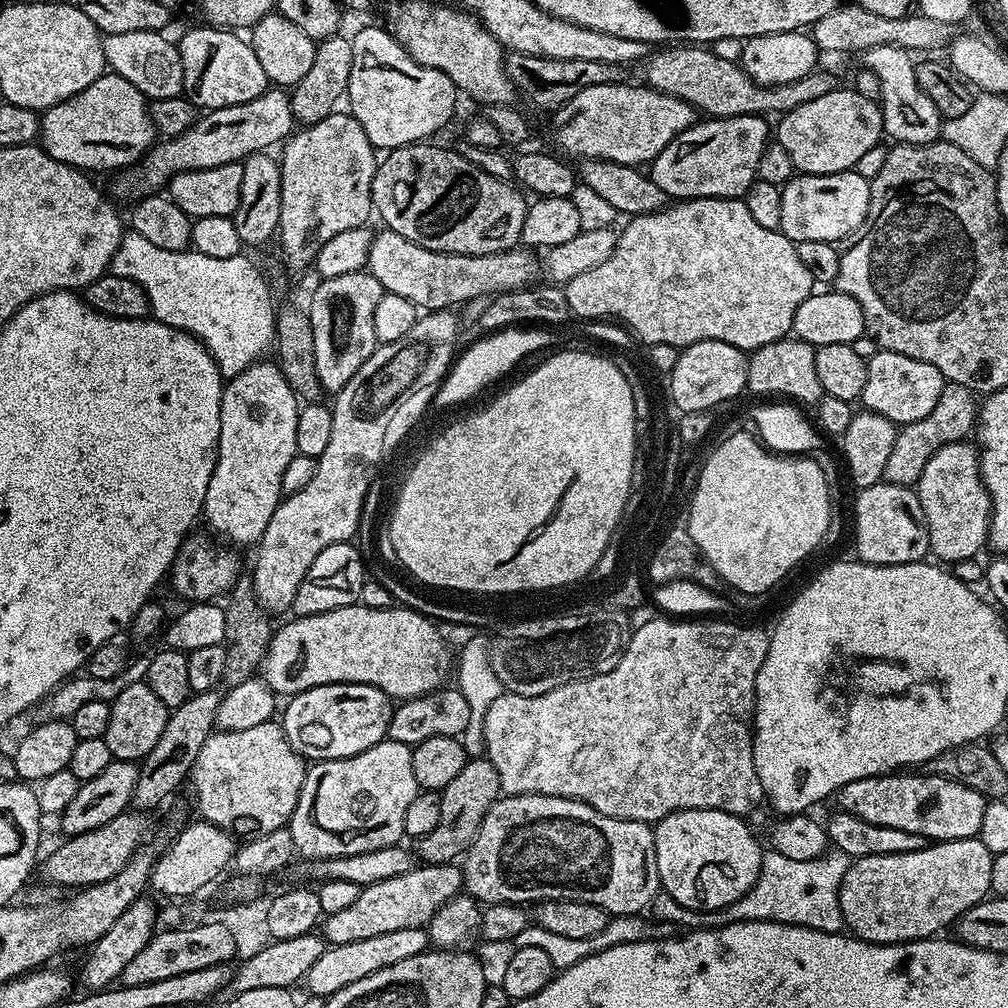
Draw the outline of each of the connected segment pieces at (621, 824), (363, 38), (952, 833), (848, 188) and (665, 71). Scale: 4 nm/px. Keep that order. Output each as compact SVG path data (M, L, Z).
M505 796L494 801L474 842L462 857L464 888L481 905L531 905L542 900L577 900L602 906L609 917L640 914L661 891L654 858L654 831L637 820L610 818L580 800L557 796Z
M387 27L364 28L351 37L353 61L346 93L350 115L366 130L373 148L391 150L427 141L448 124L458 89L440 69L427 68L411 57Z
M885 774L883 776L871 776L870 778L862 778L850 782L845 788L841 788L838 793L838 801L840 800L839 807L843 811L854 814L858 818L862 818L866 822L874 822L874 826L894 826L894 830L910 830L910 834L918 834L925 836L930 842L939 842L941 840L970 840L978 837L979 827L982 823L982 814L986 805L986 797L978 794L978 790L970 790L970 786L962 786L953 780L946 778L938 778L937 776L921 776L919 774Z
M856 171L838 174L793 175L792 179L780 189L780 213L782 222L779 231L797 240L843 241L866 218L870 206L870 181L862 178Z
M668 46L665 52L653 51L643 61L643 83L659 92L682 98L692 105L697 113L708 118L722 116L764 116L768 112L783 114L802 106L802 102L814 102L822 94L830 94L838 86L832 72L814 70L798 82L786 82L778 86L762 86L749 78L739 63L718 58L704 46Z

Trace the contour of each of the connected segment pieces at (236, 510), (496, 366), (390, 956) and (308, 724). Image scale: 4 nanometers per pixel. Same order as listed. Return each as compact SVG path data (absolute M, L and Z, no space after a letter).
M264 363L252 364L231 377L220 403L220 441L214 474L206 486L202 520L208 523L207 531L213 537L232 546L252 546L260 541L282 499L282 474L290 458L298 454L297 394L280 373L279 363Z
M513 326L499 329L485 335L485 340L472 344L461 351L448 369L448 375L440 384L440 389L434 397L435 407L452 408L471 396L476 396L487 384L495 382L499 376L508 373L520 360L548 347L552 342L551 332L546 328L534 326Z
M427 927L410 930L393 930L390 934L377 934L375 938L362 938L362 942L346 942L325 947L322 958L310 966L303 983L308 984L307 991L313 996L330 997L338 990L350 986L350 982L358 982L358 978L366 978L366 974L374 974L374 970L386 970L386 966L394 966L394 962L402 962L406 958L414 958L414 954L429 951Z
M323 684L291 697L283 705L282 727L290 746L305 761L341 760L370 750L388 735L394 701L369 684Z

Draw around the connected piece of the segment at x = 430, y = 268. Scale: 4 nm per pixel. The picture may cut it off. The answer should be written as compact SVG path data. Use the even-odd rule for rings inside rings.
M381 227L372 238L368 254L367 271L384 287L385 292L393 292L406 298L420 310L448 310L453 306L464 306L474 298L491 298L498 292L515 292L533 283L538 276L538 260L523 246L507 248L498 254L450 254L435 252L418 246L402 234Z

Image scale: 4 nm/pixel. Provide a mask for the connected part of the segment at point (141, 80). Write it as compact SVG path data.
M131 32L104 36L104 58L107 67L115 75L134 82L138 90L149 101L174 98L184 91L182 58L179 47L172 44L160 32Z

